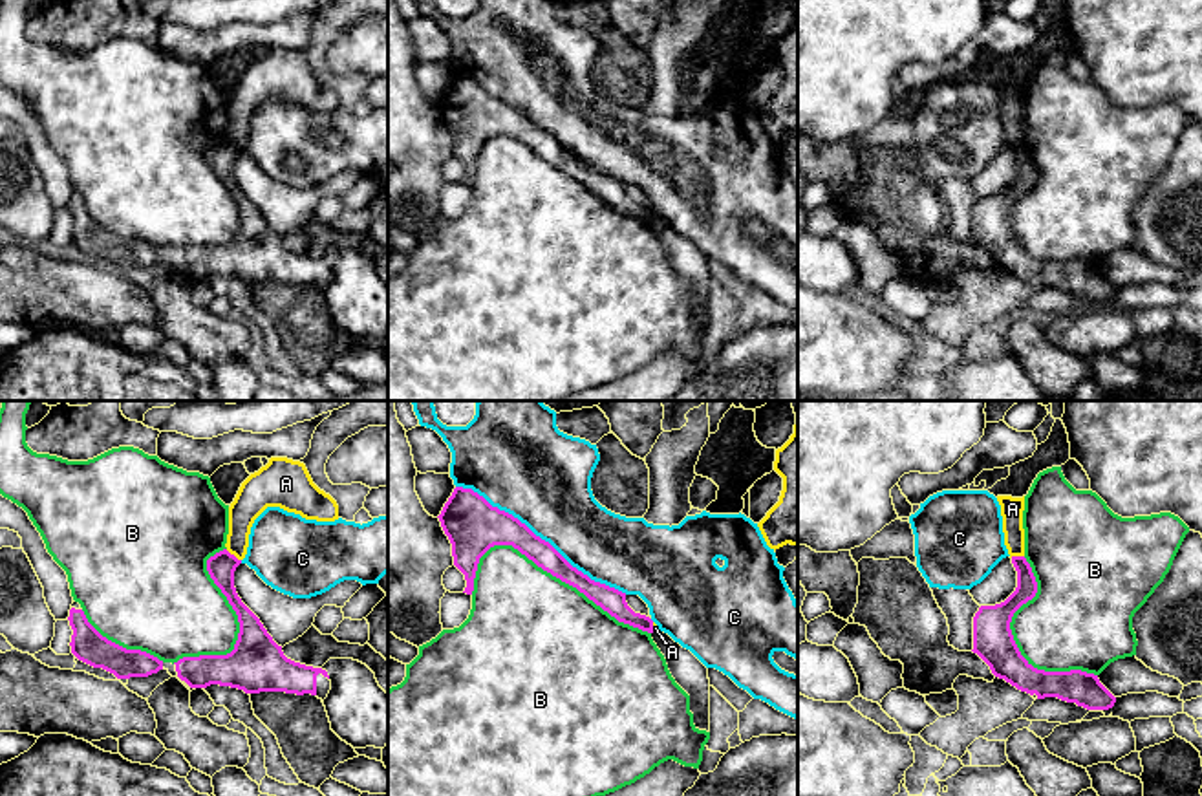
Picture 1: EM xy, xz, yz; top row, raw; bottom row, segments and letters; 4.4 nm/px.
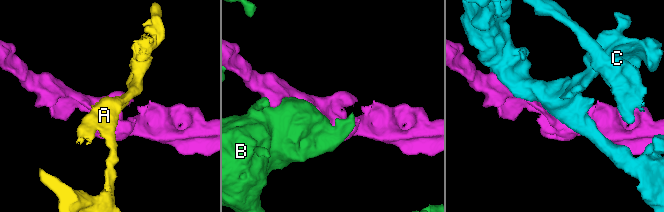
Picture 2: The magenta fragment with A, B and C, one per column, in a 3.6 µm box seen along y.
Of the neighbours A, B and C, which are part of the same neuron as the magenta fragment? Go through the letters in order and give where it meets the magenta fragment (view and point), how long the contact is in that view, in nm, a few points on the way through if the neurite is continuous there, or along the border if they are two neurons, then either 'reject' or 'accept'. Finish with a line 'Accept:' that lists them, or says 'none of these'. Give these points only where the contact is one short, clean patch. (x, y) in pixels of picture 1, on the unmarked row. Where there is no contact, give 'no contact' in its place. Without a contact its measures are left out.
A: xy (233, 145) | 90 nm | along xy (225, 139), (240, 150) | reject
B: xz (564, 171) | 850 nm | reject
C: xz (540, 129) | 900 nm | reject
Accept: none of these

